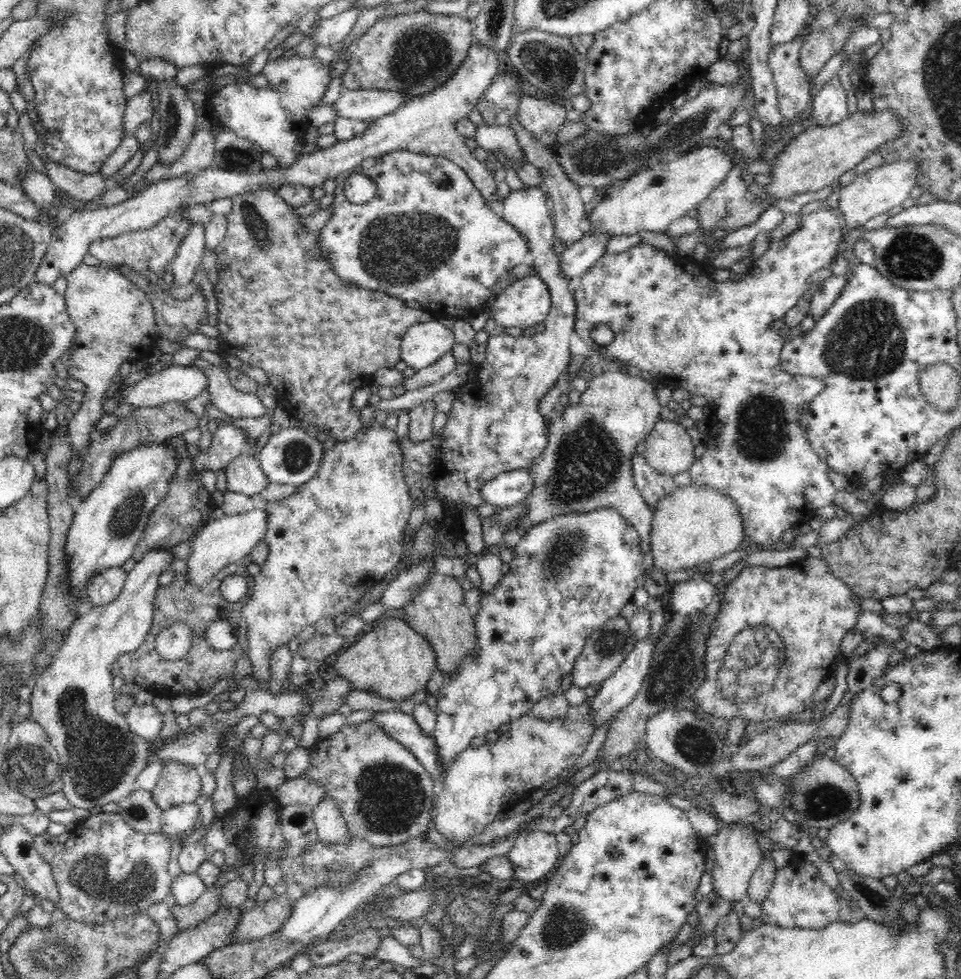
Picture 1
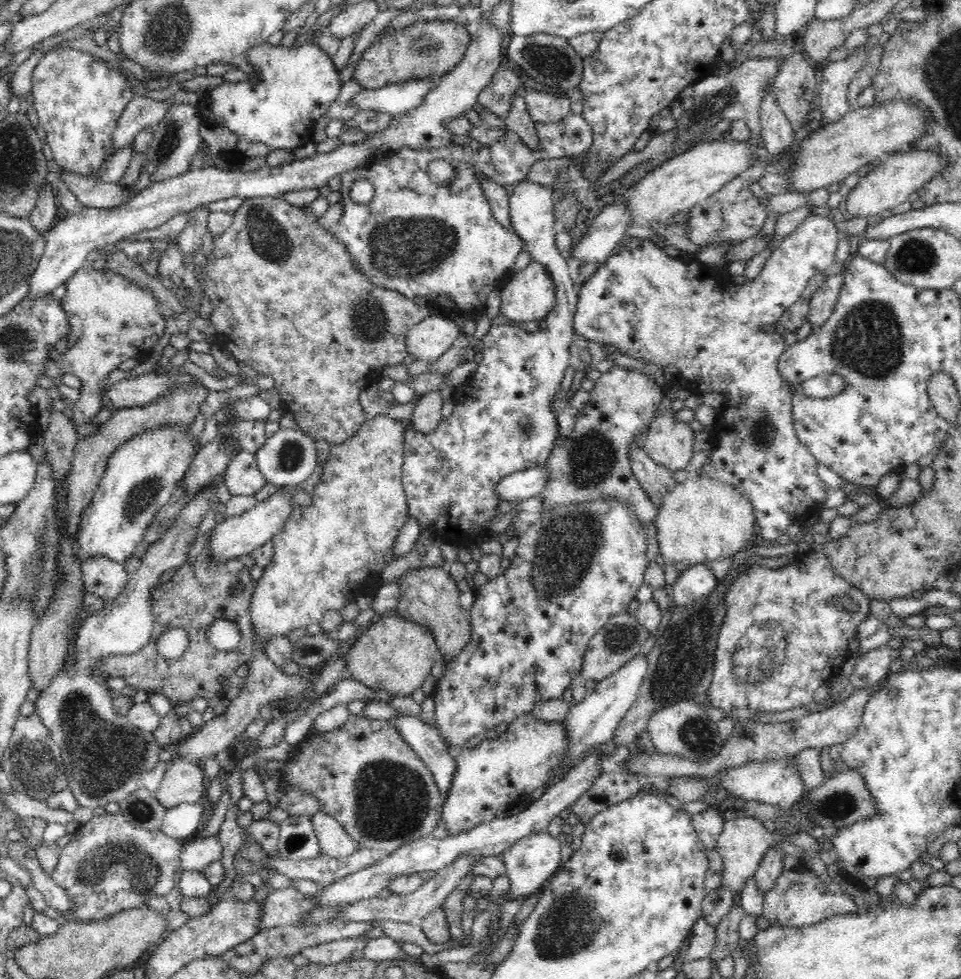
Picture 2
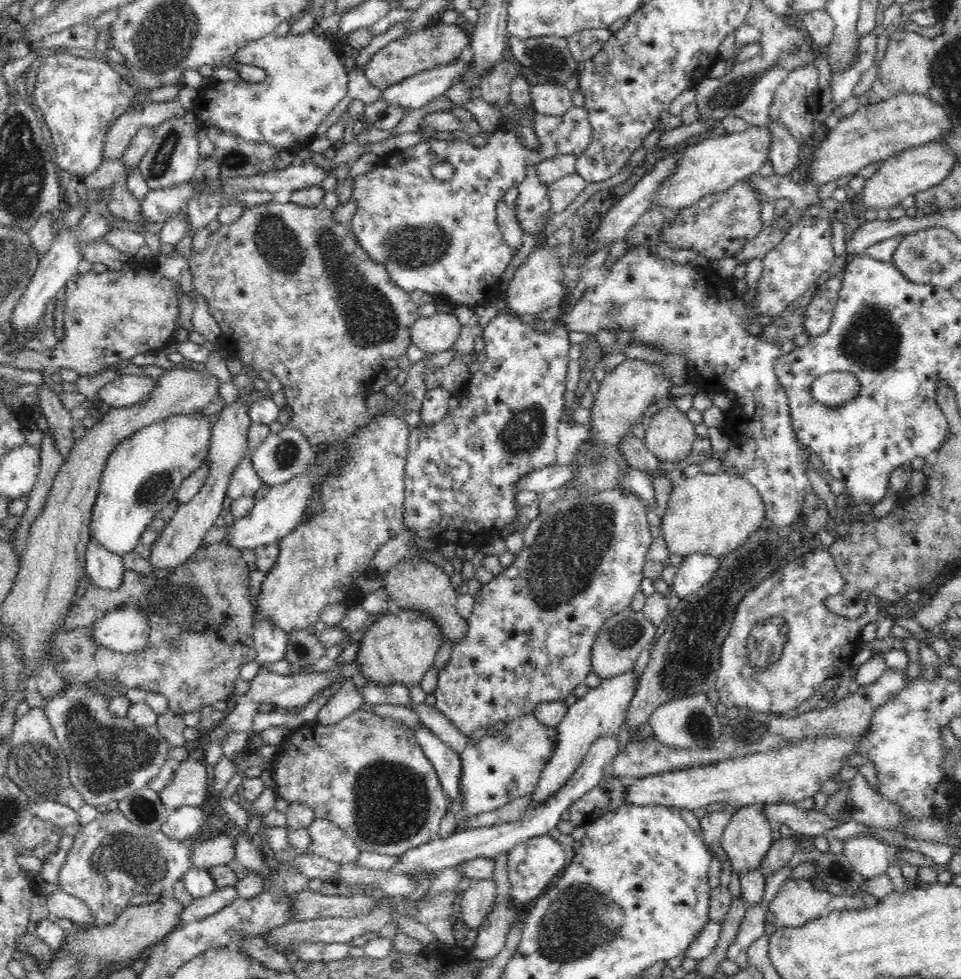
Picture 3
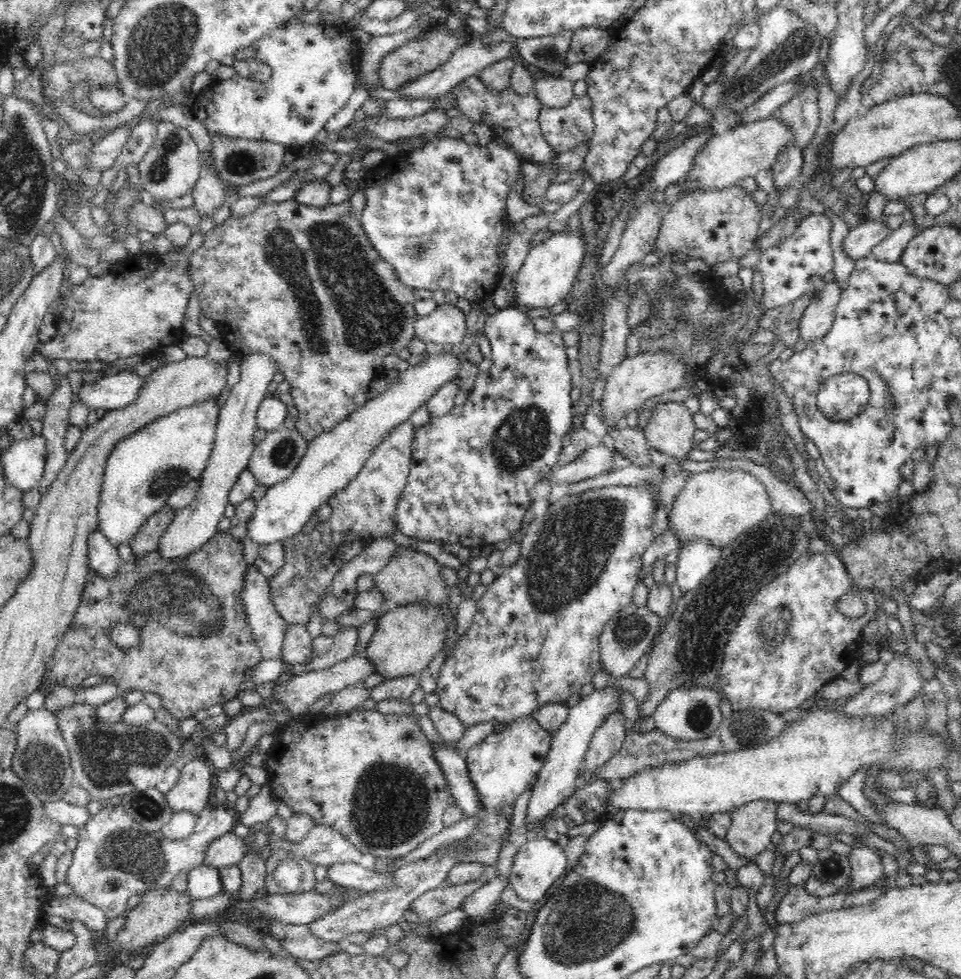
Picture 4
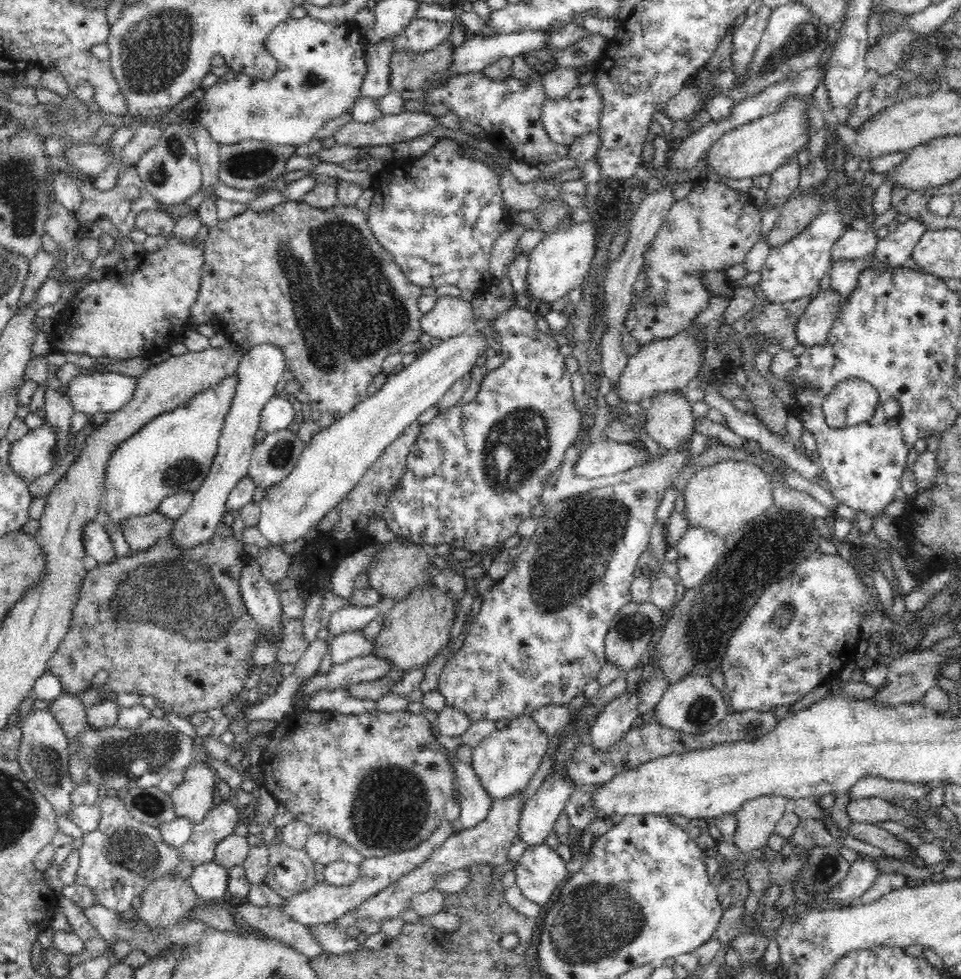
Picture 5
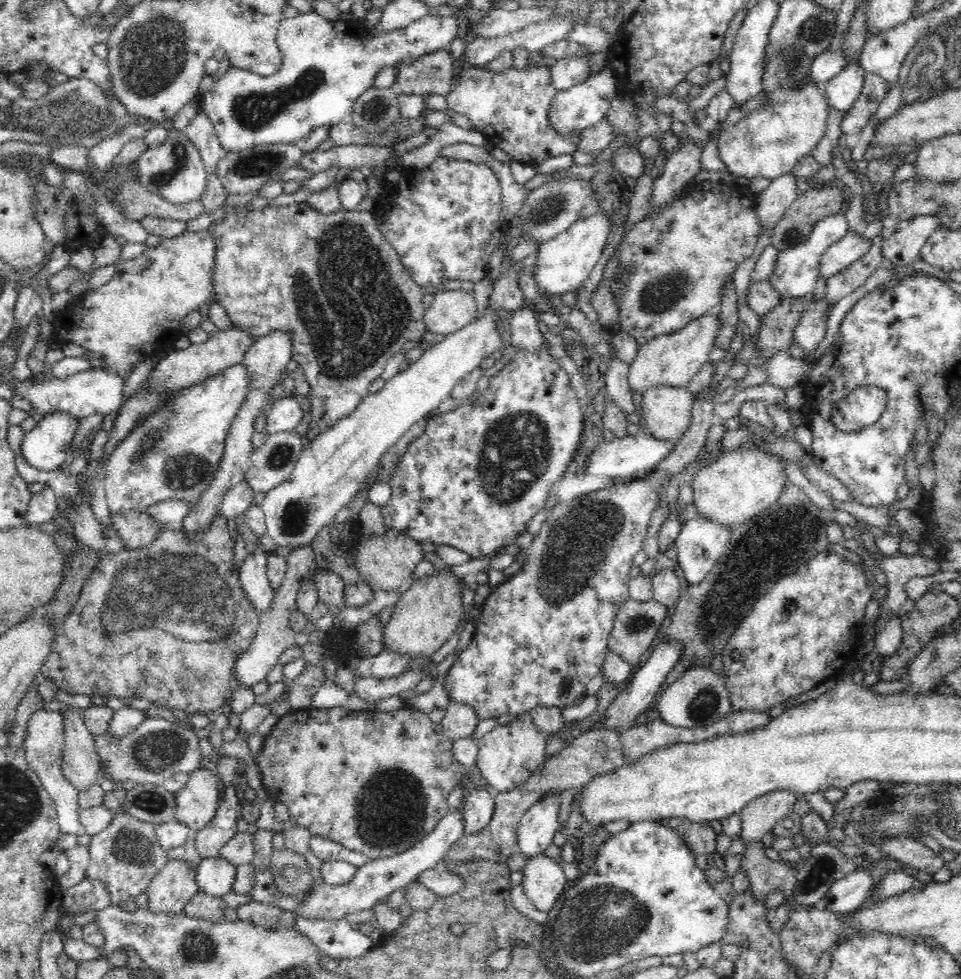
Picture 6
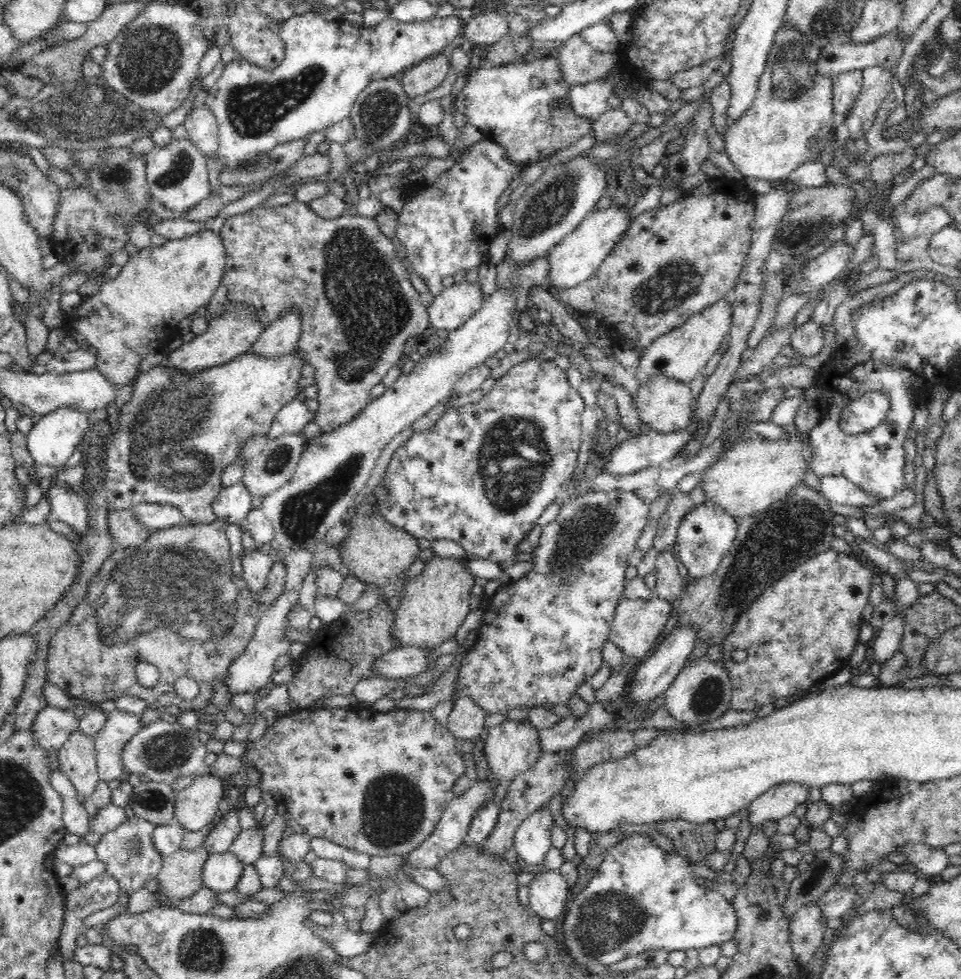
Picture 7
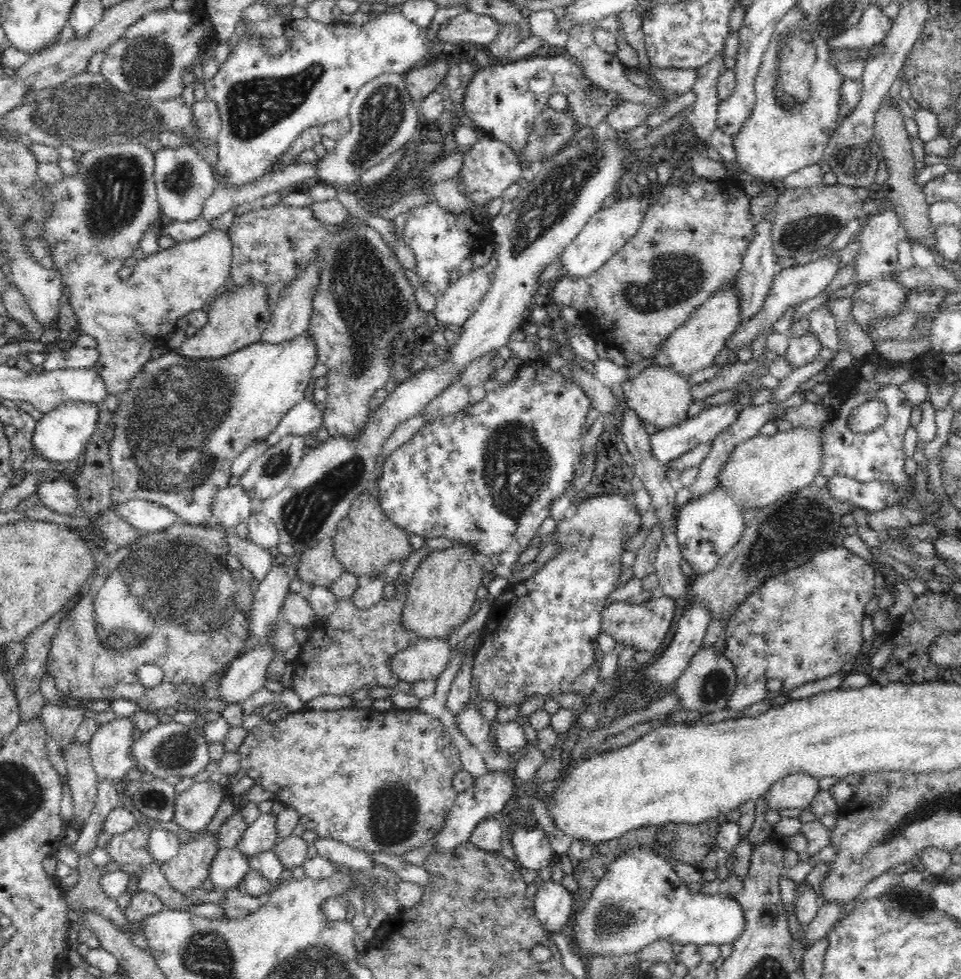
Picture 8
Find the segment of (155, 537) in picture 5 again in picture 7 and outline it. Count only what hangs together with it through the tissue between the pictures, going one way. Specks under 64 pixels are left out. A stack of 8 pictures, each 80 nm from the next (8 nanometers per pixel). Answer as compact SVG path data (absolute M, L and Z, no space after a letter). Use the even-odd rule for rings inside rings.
M130 509L109 510L107 521L112 540L120 544L122 549L144 545L153 534L150 529L136 521Z

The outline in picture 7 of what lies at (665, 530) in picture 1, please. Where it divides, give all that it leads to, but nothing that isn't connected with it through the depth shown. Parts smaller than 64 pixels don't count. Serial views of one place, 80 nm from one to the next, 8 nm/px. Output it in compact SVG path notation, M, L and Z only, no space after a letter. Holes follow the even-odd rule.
M794 438L748 439L726 450L703 471L699 482L707 502L721 506L724 512L739 520L768 510L792 488L802 485L808 470L806 460L811 458L811 443L800 443Z

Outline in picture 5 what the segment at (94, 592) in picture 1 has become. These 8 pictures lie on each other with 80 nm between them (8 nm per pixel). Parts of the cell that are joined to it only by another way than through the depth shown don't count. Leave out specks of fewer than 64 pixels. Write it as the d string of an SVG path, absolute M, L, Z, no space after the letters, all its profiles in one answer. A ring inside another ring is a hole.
M97 518L84 526L83 542L85 554L90 554L97 564L110 564L115 558L112 540L104 525Z

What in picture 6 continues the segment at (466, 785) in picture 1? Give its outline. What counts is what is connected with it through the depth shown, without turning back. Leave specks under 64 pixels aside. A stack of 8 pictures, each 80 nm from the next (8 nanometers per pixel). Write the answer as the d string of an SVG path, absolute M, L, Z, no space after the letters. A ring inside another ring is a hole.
M522 713L509 724L498 725L478 742L475 767L480 769L484 784L498 792L516 789L527 782L545 762L545 748L549 735L534 724L530 713Z

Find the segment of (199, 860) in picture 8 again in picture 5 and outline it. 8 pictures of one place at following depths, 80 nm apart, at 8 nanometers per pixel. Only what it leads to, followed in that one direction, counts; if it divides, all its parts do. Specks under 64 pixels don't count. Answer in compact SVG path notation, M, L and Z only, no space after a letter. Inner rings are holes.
M176 871L158 880L156 883L150 884L141 895L141 906L137 908L134 917L139 918L143 924L148 924L149 930L164 930L170 928L172 924L178 924L180 920L189 917L192 908L198 904L198 898L189 879L180 879L176 875Z

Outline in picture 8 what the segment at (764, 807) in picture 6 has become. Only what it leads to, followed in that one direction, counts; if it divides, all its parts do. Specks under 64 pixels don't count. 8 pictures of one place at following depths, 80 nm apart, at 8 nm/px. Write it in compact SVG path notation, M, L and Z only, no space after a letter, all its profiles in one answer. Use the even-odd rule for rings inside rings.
M795 773L776 782L766 793L772 810L809 808L819 793L819 781L806 773Z

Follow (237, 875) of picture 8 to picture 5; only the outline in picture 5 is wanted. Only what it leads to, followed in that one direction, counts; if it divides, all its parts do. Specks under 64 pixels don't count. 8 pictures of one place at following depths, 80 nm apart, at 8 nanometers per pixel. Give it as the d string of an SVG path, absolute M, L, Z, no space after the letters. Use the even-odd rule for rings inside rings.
M213 860L195 866L189 880L199 900L223 900L228 897L228 869Z

